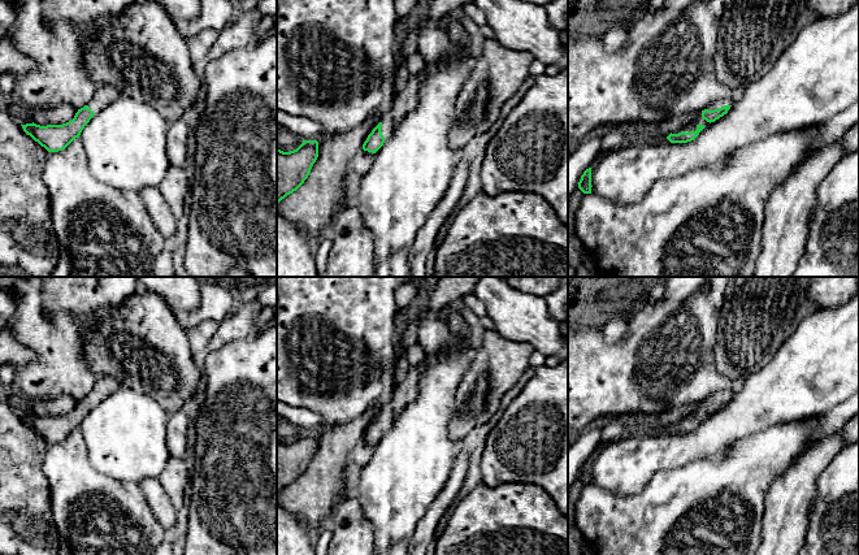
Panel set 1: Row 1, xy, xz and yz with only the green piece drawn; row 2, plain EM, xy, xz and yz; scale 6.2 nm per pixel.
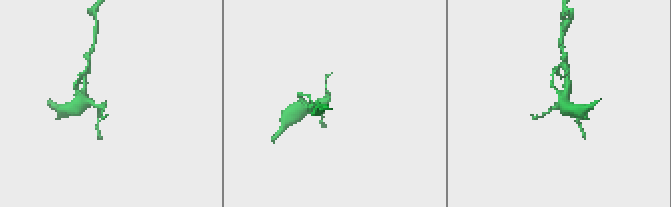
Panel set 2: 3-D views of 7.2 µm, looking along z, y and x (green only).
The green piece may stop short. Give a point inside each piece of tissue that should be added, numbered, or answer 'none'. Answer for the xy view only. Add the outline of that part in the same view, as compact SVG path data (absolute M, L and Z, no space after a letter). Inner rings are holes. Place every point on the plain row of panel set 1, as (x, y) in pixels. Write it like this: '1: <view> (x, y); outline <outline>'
1: xy (104, 386); outline M103 376L99 377L94 389L87 395L94 404L100 403L109 395L112 395L116 390L118 390L122 385L113 377Z

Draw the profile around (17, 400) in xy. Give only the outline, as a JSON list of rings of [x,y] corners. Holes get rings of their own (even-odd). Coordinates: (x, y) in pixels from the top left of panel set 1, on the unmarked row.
[[[14,390],[4,400],[14,408],[21,416],[32,415],[31,400],[29,400],[23,394]]]

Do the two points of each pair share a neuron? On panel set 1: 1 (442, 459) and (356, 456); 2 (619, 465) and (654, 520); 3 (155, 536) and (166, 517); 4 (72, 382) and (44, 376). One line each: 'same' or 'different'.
1: different
2: different
3: different
4: same

